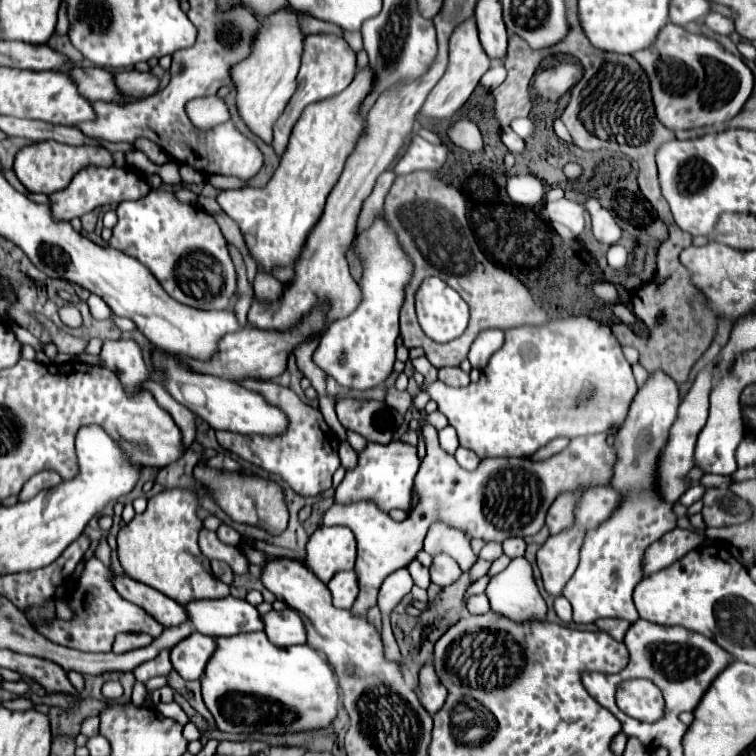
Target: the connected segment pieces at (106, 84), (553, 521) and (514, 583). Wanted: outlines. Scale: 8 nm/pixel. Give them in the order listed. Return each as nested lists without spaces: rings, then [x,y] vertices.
[[[76,67],[68,71],[68,77],[76,81],[76,87],[80,89],[80,95],[86,97],[90,103],[92,101],[126,101],[116,85],[112,71],[102,69],[102,67]]]
[[[564,493],[552,503],[552,507],[546,515],[546,527],[550,529],[552,535],[560,533],[568,525],[572,525],[572,521],[574,521],[574,503],[576,503],[578,495],[580,493]]]
[[[524,557],[512,559],[510,565],[502,573],[498,573],[496,577],[490,579],[490,583],[486,587],[486,597],[490,601],[490,609],[510,621],[524,623],[524,621],[532,621],[532,619],[536,619],[536,621],[546,619],[546,611],[548,611],[546,601],[536,587],[532,567]]]

